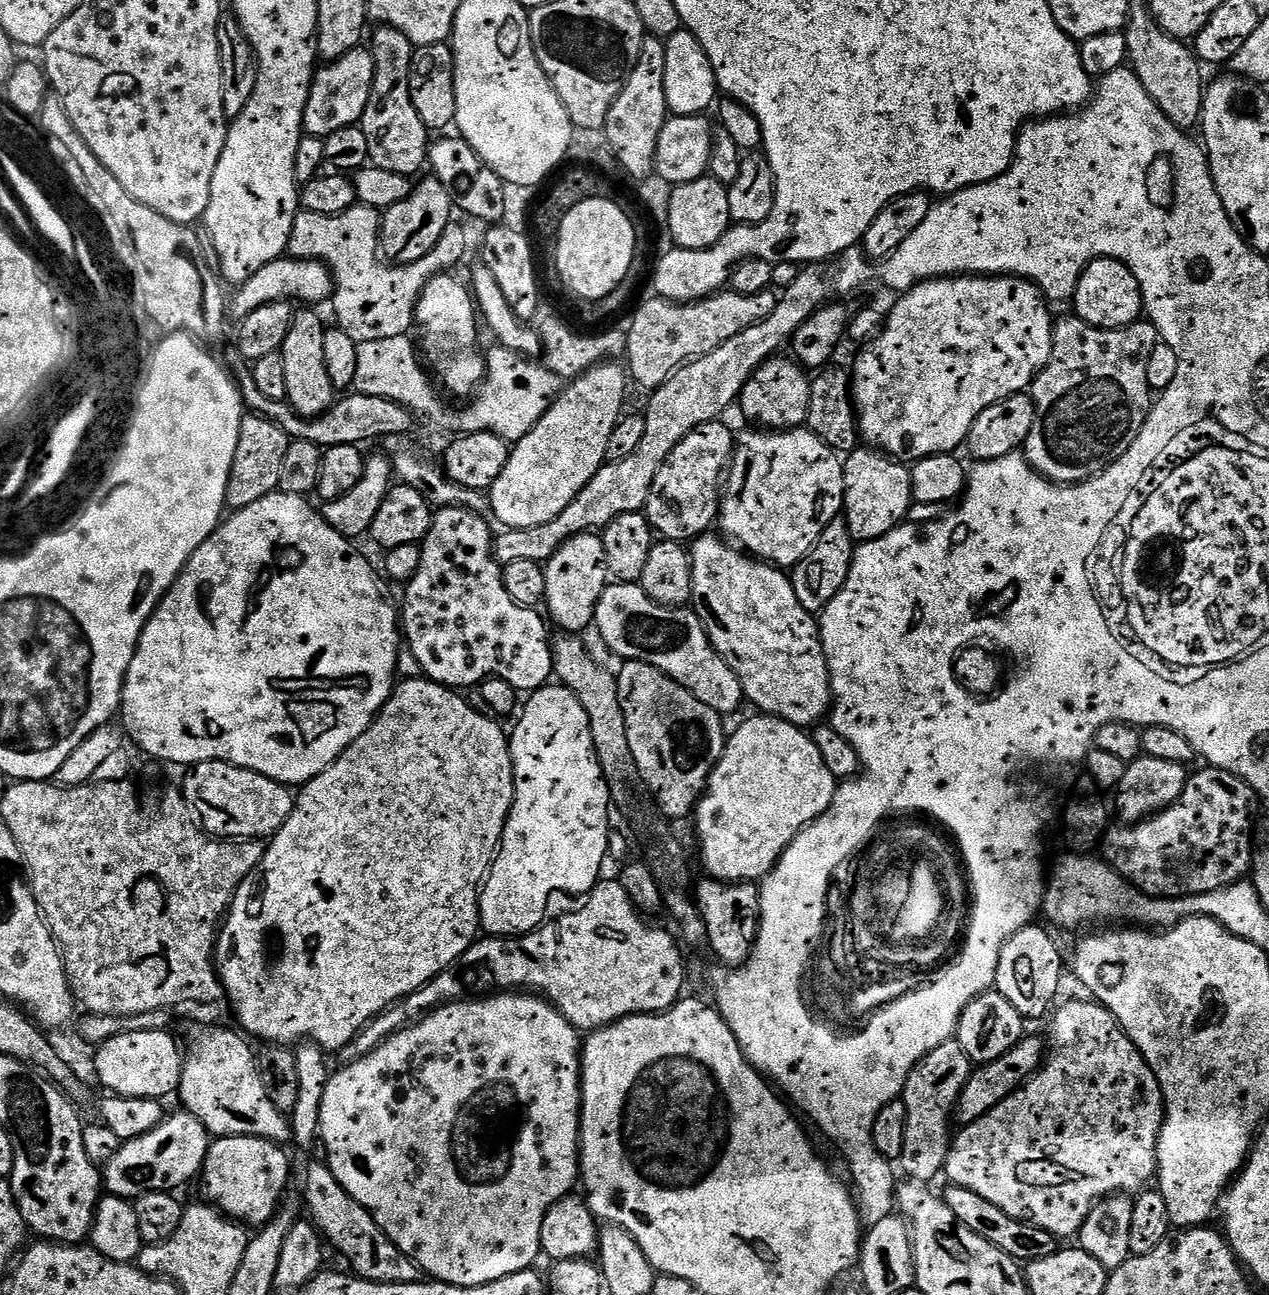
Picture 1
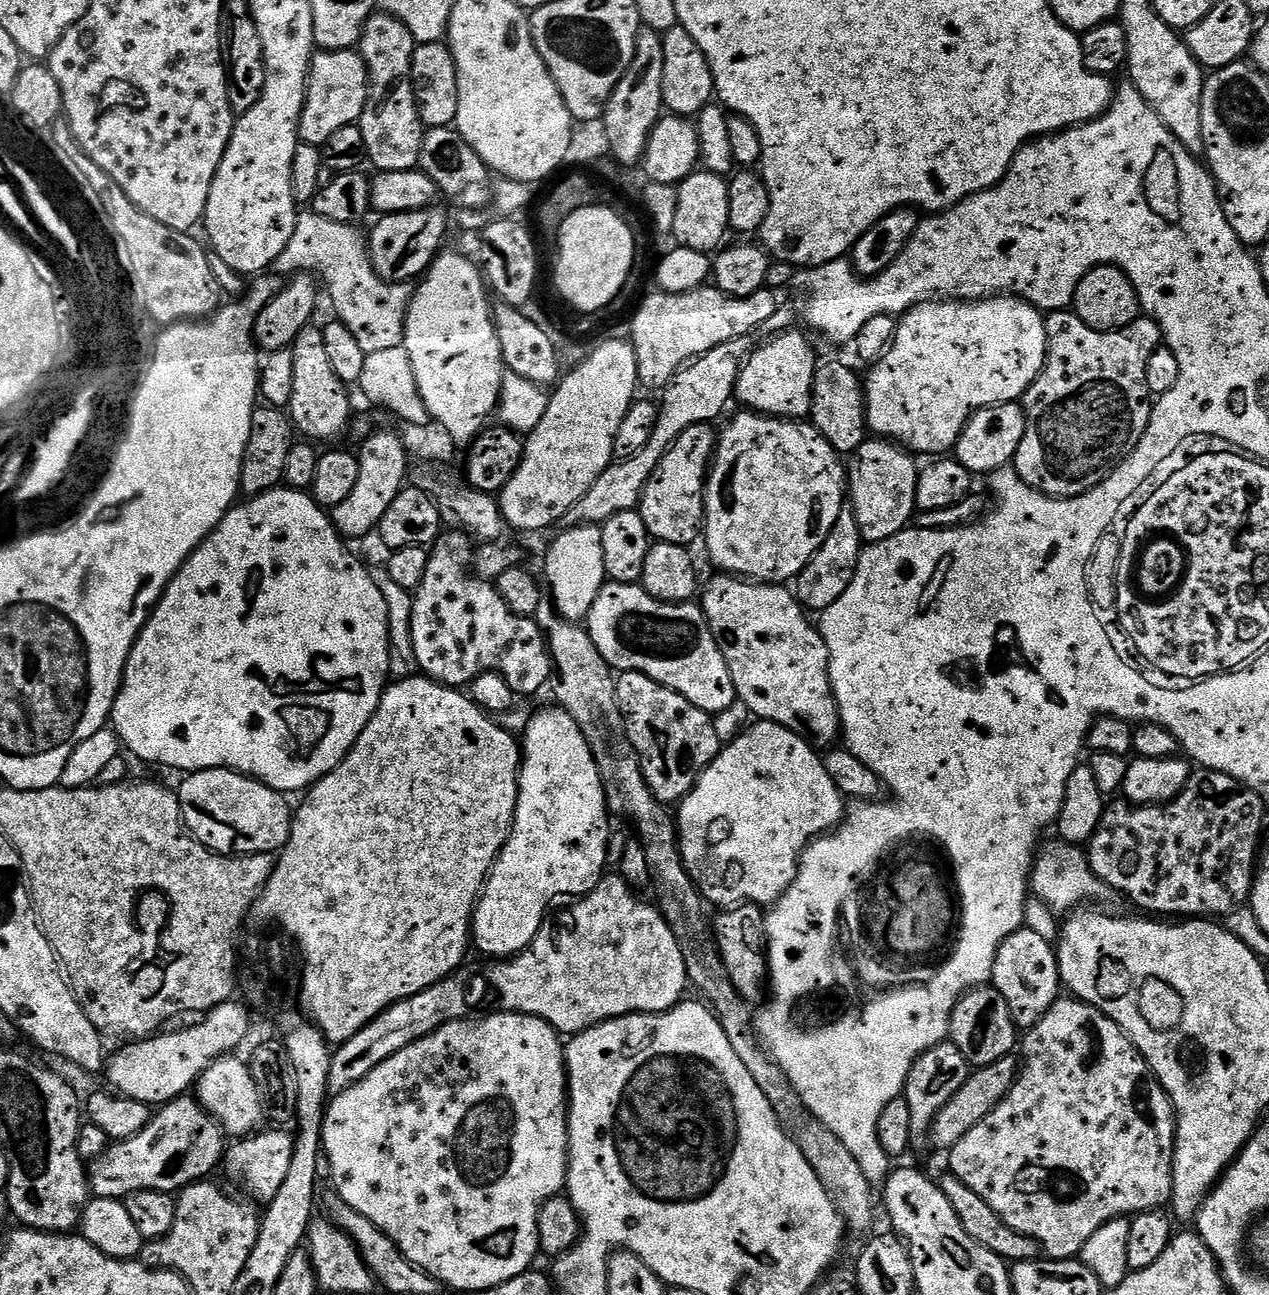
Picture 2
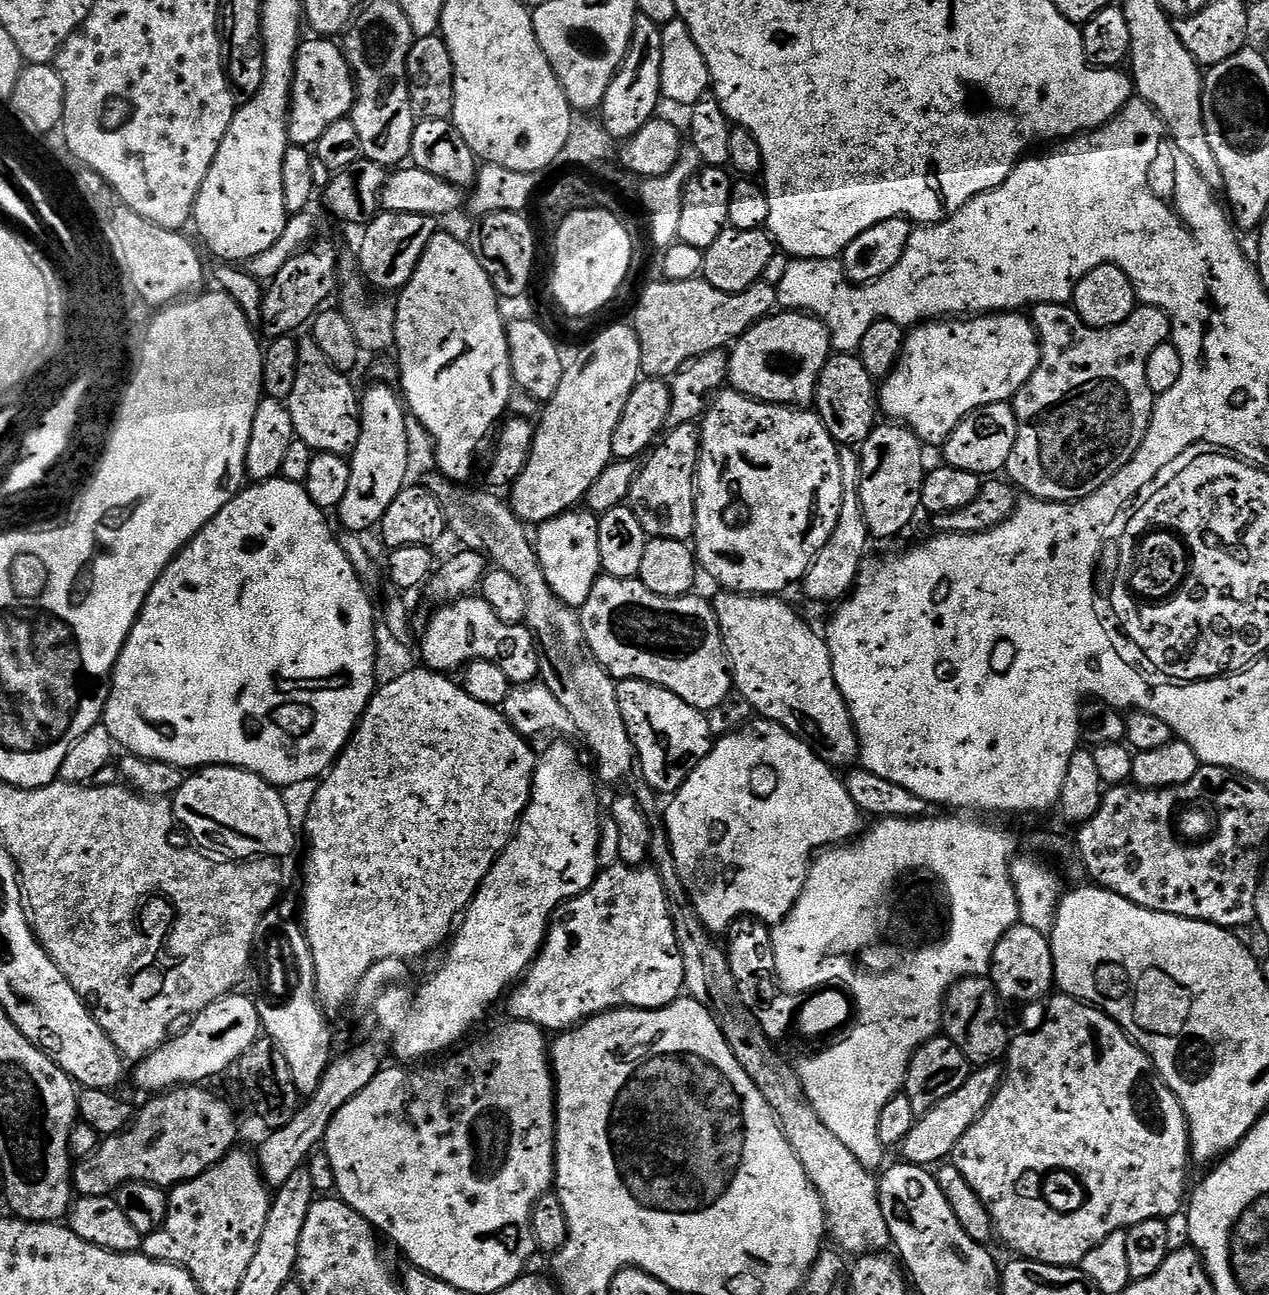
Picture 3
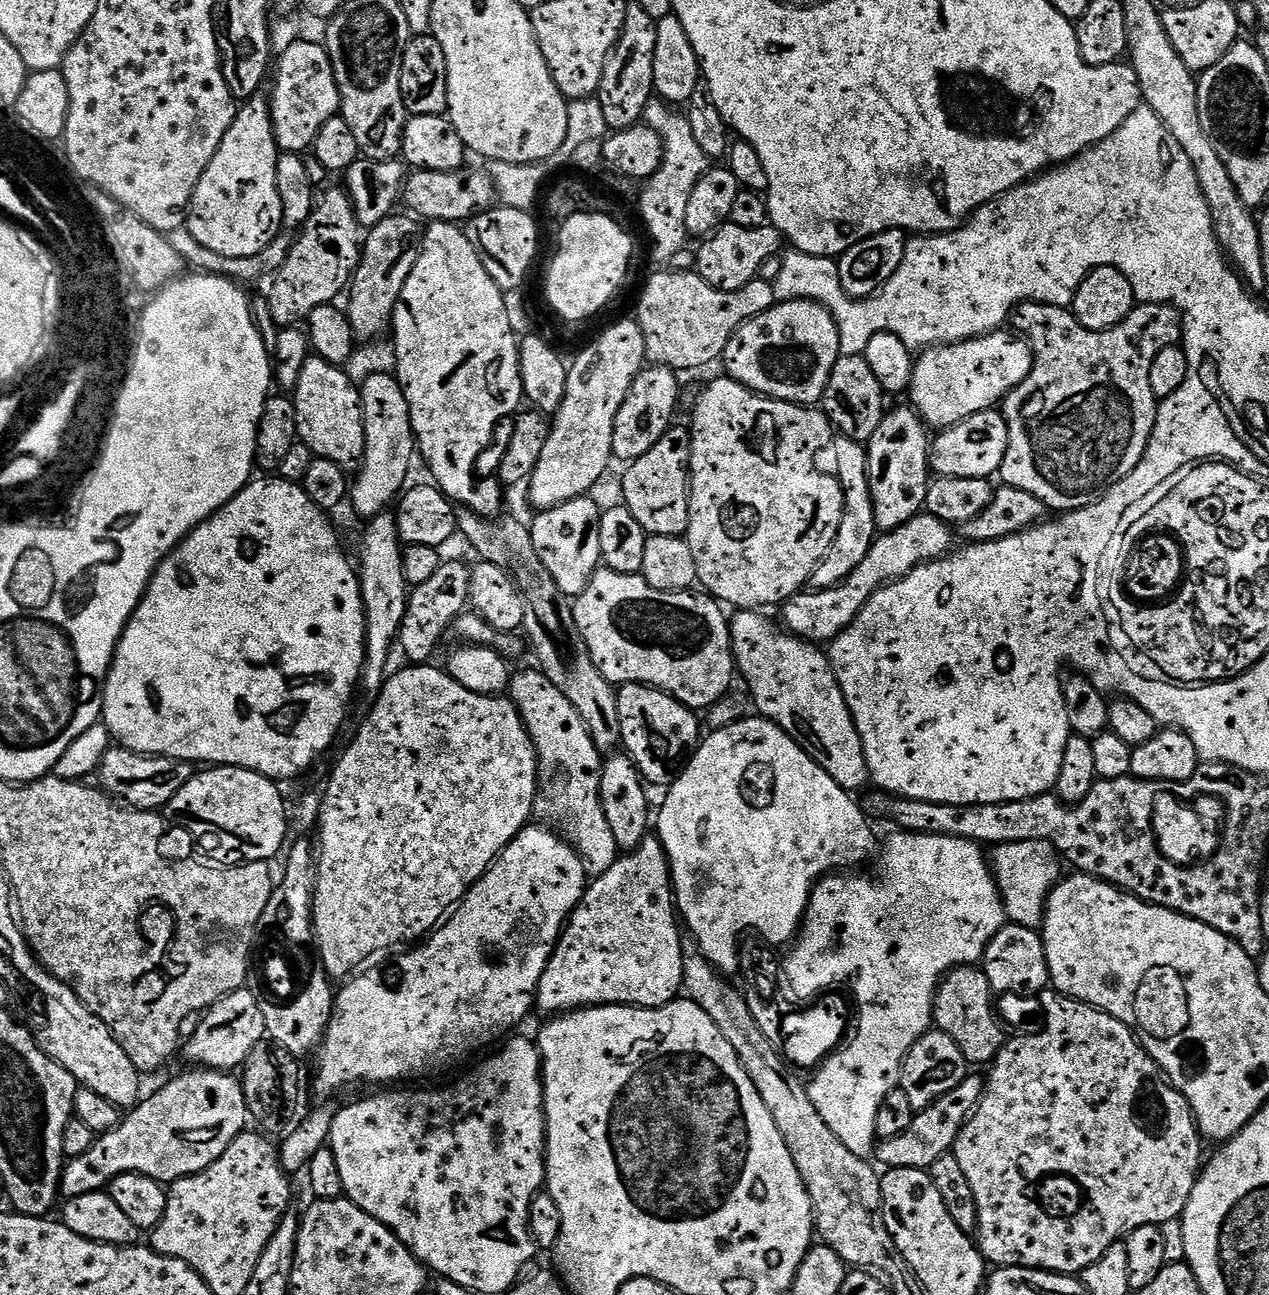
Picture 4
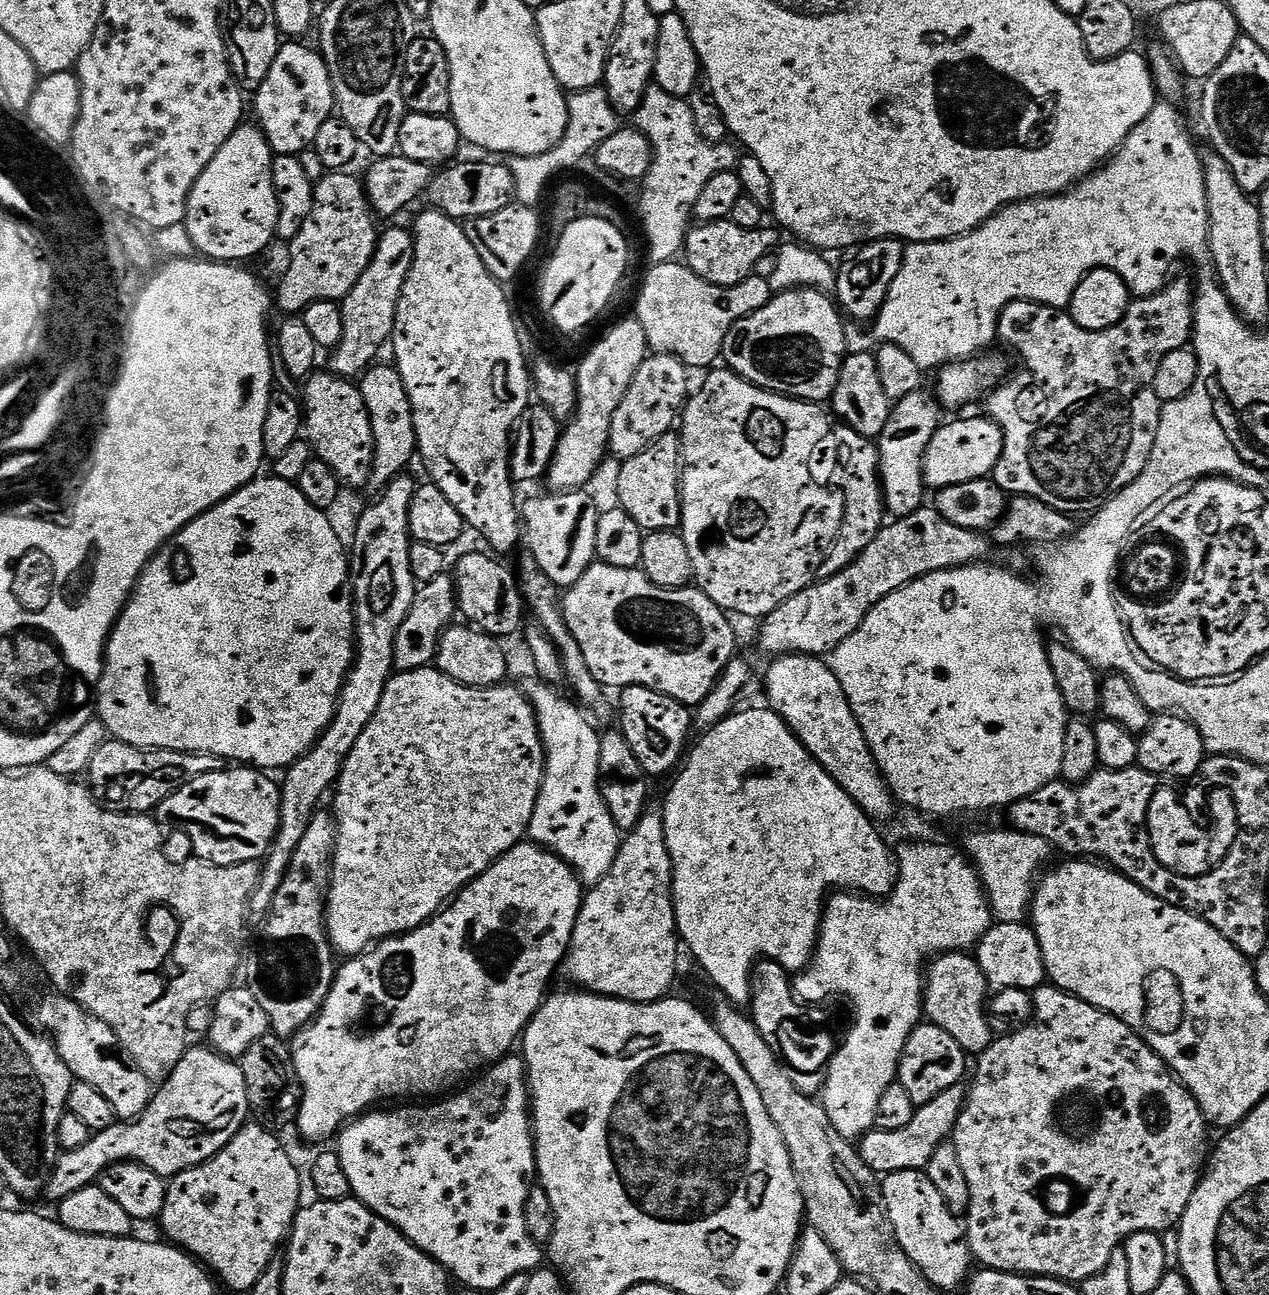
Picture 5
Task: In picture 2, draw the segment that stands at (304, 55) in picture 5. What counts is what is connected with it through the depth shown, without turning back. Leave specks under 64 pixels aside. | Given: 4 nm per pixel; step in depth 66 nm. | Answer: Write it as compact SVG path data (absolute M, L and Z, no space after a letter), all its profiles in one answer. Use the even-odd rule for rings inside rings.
M317 51L308 71L308 89L304 94L304 109L300 115L298 136L303 143L322 146L334 130L357 123L368 101L368 68L359 51Z

